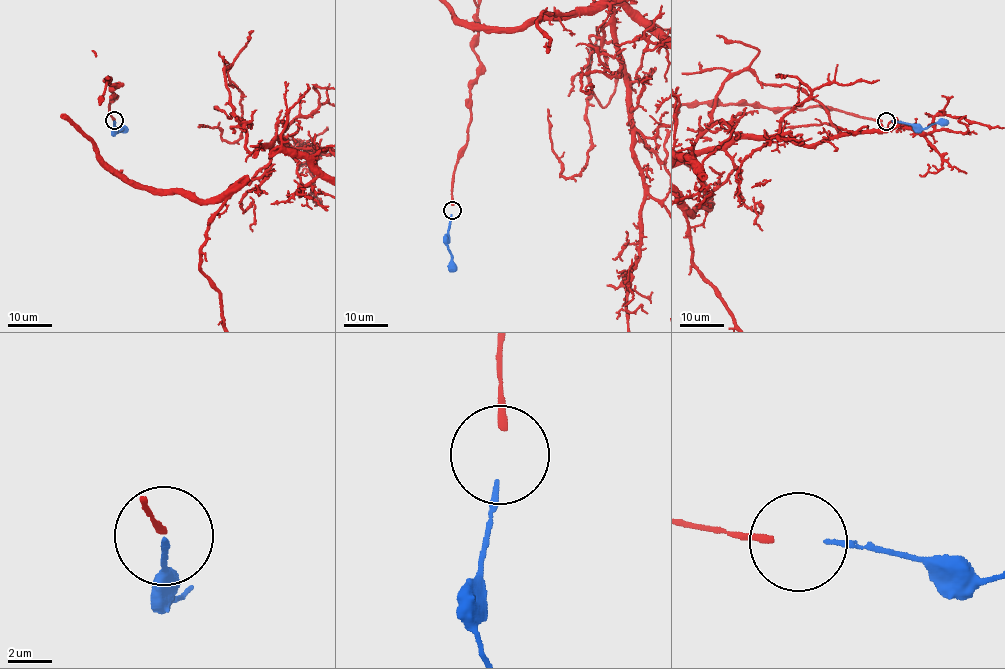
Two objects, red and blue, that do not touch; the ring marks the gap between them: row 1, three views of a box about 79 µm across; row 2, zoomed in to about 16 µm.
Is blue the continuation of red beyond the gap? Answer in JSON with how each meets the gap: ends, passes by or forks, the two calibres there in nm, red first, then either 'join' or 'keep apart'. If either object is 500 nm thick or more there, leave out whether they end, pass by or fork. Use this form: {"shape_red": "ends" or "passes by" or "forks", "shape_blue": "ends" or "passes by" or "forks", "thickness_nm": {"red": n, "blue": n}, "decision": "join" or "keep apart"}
{"shape_red": "ends", "shape_blue": "ends", "thickness_nm": {"red": 360, "blue": 240}, "decision": "join"}

